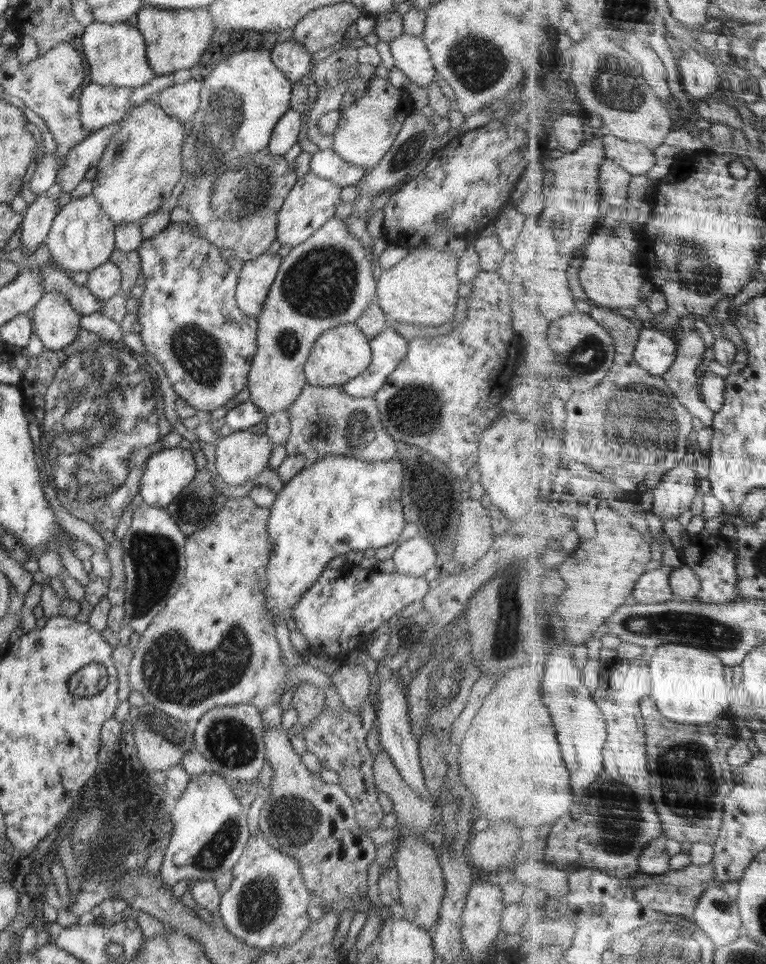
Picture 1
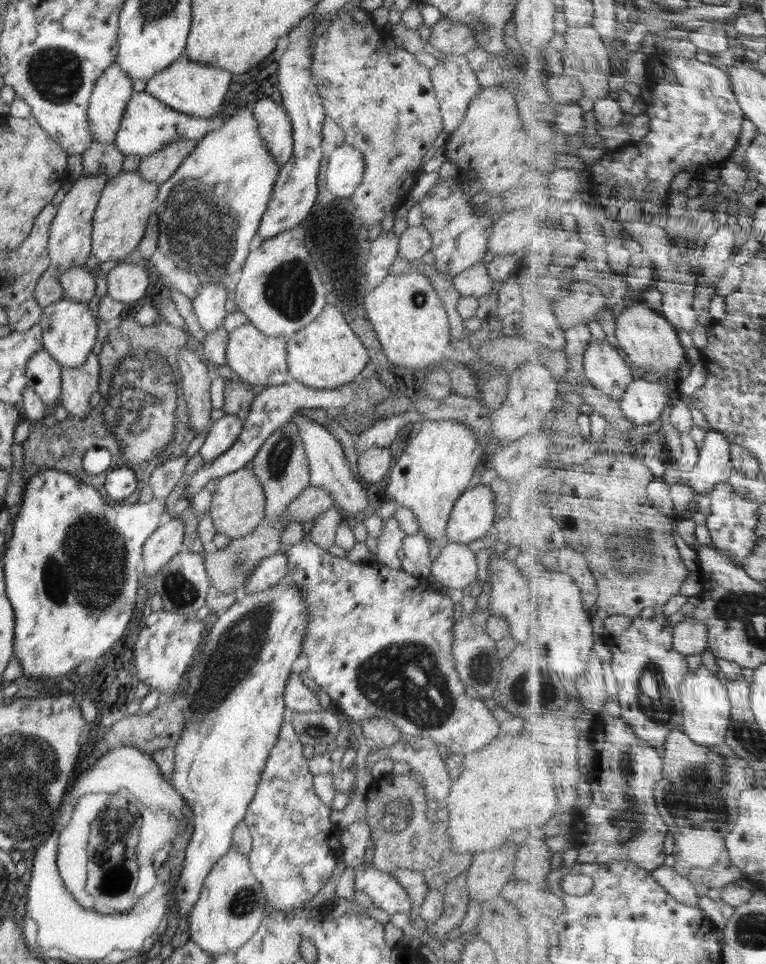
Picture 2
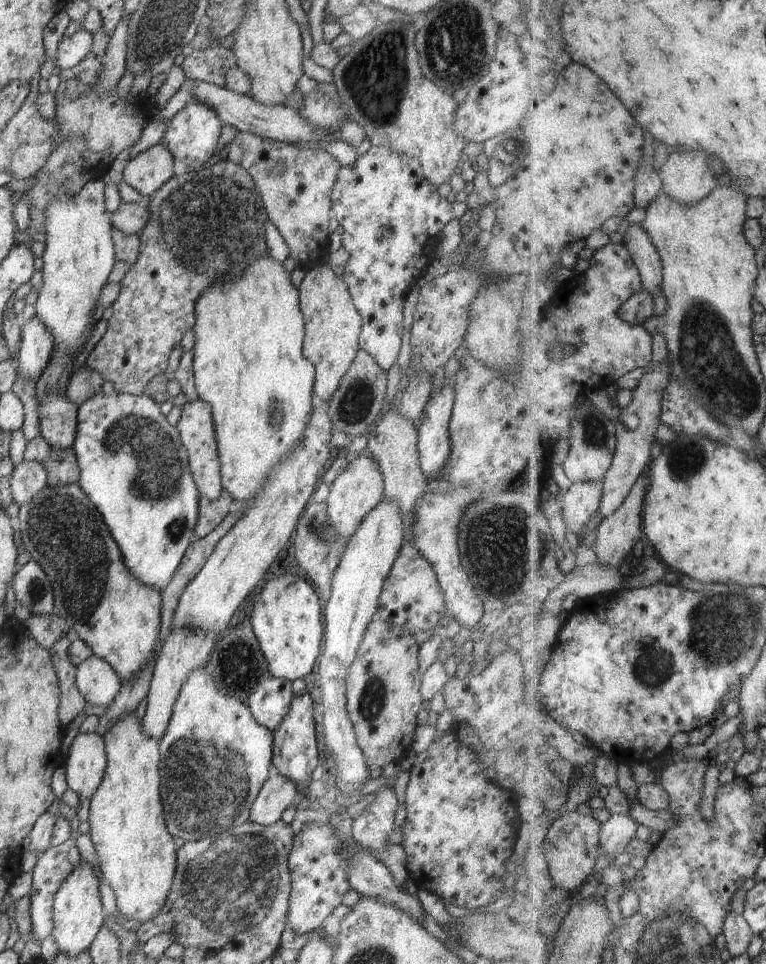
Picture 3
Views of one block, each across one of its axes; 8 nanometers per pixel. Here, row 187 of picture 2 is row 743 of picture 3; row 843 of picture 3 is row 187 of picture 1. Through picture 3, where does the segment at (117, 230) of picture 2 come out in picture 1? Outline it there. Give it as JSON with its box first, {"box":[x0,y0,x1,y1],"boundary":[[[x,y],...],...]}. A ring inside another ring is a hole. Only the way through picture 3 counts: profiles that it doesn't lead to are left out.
{"box":[91,102,185,224],"boundary":[[[157,102],[132,106],[118,123],[120,130],[97,164],[91,192],[114,224],[140,221],[170,197],[183,174],[180,152],[185,138],[183,123],[170,118]]]}

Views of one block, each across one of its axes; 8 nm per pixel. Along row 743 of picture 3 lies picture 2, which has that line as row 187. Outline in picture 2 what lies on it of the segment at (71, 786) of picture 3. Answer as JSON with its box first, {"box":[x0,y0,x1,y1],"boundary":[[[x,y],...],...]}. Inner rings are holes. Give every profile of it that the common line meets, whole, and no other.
{"box":[48,174,108,270],"boundary":[[[106,174],[82,175],[76,182],[73,182],[72,188],[57,206],[57,212],[49,230],[48,252],[51,262],[58,267],[64,268],[64,270],[68,270],[72,266],[86,267],[91,253],[94,211],[98,206],[98,199],[100,199],[108,177]]]}

